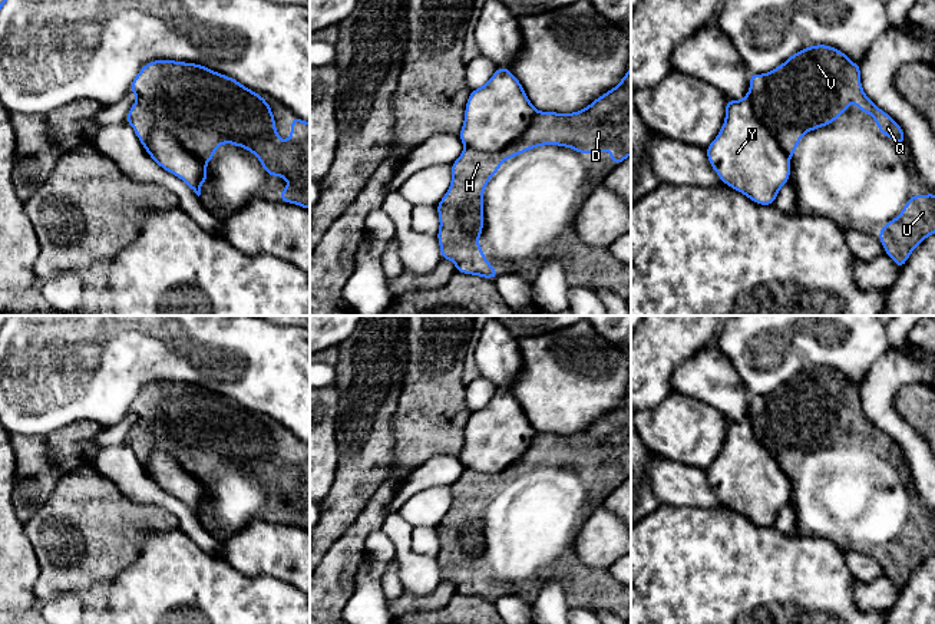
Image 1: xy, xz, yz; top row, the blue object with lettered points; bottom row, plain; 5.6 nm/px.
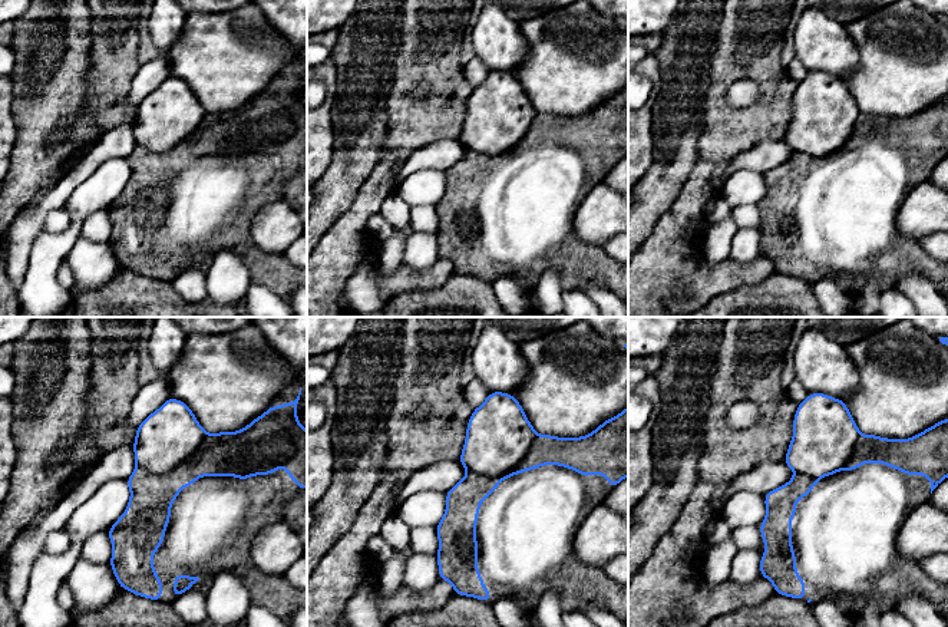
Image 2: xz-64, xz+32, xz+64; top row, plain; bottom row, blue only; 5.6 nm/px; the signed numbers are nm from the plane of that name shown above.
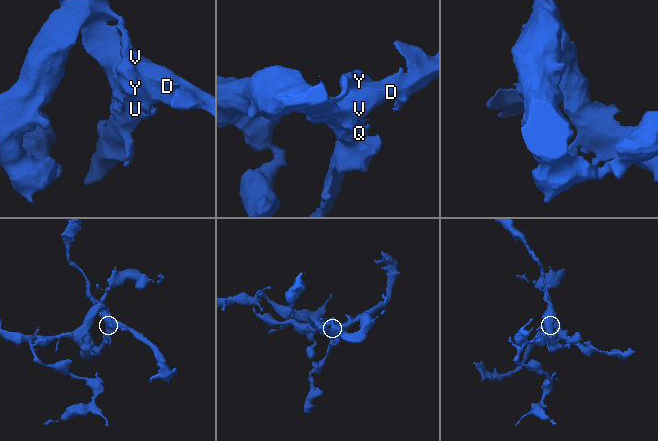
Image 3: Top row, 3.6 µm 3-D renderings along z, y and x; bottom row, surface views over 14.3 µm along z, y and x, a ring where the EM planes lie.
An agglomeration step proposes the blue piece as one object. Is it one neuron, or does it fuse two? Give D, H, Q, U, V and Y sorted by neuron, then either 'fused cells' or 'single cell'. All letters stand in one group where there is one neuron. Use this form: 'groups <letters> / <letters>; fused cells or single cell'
groups D H Q U V / Y; fused cells

